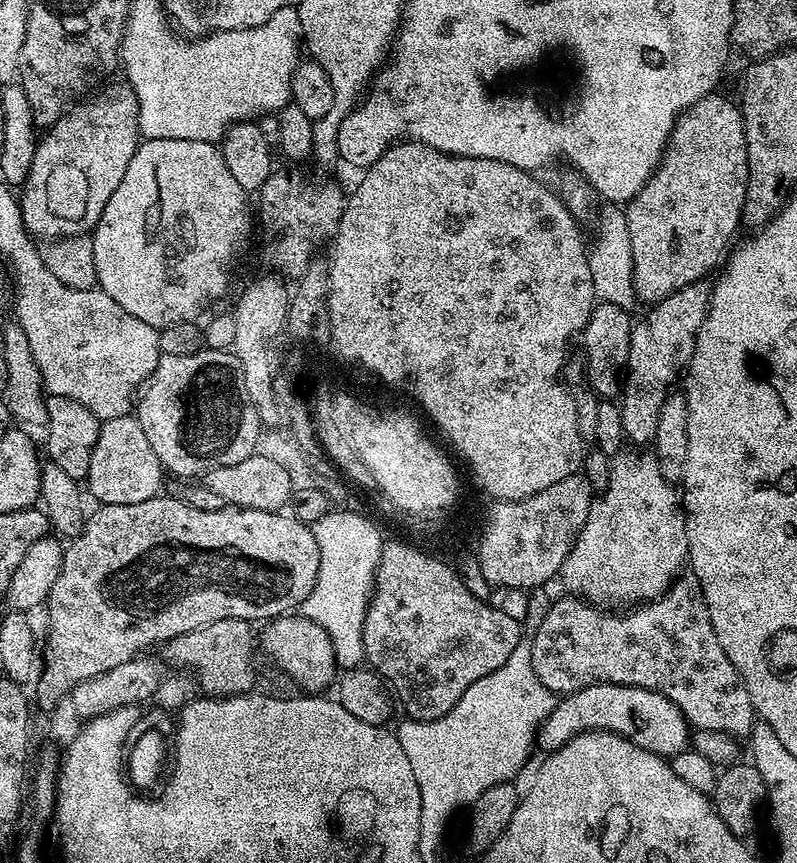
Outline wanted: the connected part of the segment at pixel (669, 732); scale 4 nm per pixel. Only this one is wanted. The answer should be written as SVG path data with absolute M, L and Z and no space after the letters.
M587 684L582 690L557 699L555 710L540 727L538 744L544 747L545 753L556 752L579 732L613 732L634 742L634 746L665 758L677 756L690 748L688 719L674 702L657 692L625 684Z

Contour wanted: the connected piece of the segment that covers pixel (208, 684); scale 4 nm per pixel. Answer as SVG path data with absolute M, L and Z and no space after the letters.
M226 618L222 622L203 624L198 630L178 634L163 645L163 663L168 663L174 668L172 670L196 668L194 680L205 697L223 698L251 693L252 683L256 680L256 652L258 656L252 628L253 625L249 621L238 618Z

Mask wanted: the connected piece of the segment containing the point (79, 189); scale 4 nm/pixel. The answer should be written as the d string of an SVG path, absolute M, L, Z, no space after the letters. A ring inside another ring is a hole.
M124 82L111 84L69 108L58 123L47 129L45 136L48 137L37 143L34 166L30 166L30 174L18 196L24 224L33 237L63 238L91 233L100 220L102 210L106 210L106 202L110 202L110 194L118 190L118 182L122 182L122 174L126 174L126 166L130 166L130 158L134 158L142 137L134 90Z

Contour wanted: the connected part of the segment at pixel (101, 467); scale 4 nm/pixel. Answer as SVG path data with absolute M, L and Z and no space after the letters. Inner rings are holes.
M135 415L110 418L101 423L98 442L94 442L94 454L90 454L86 481L89 497L92 495L100 504L146 502L146 498L154 498L161 491L164 476L166 472L160 466L158 454L154 454L154 446L150 446Z

